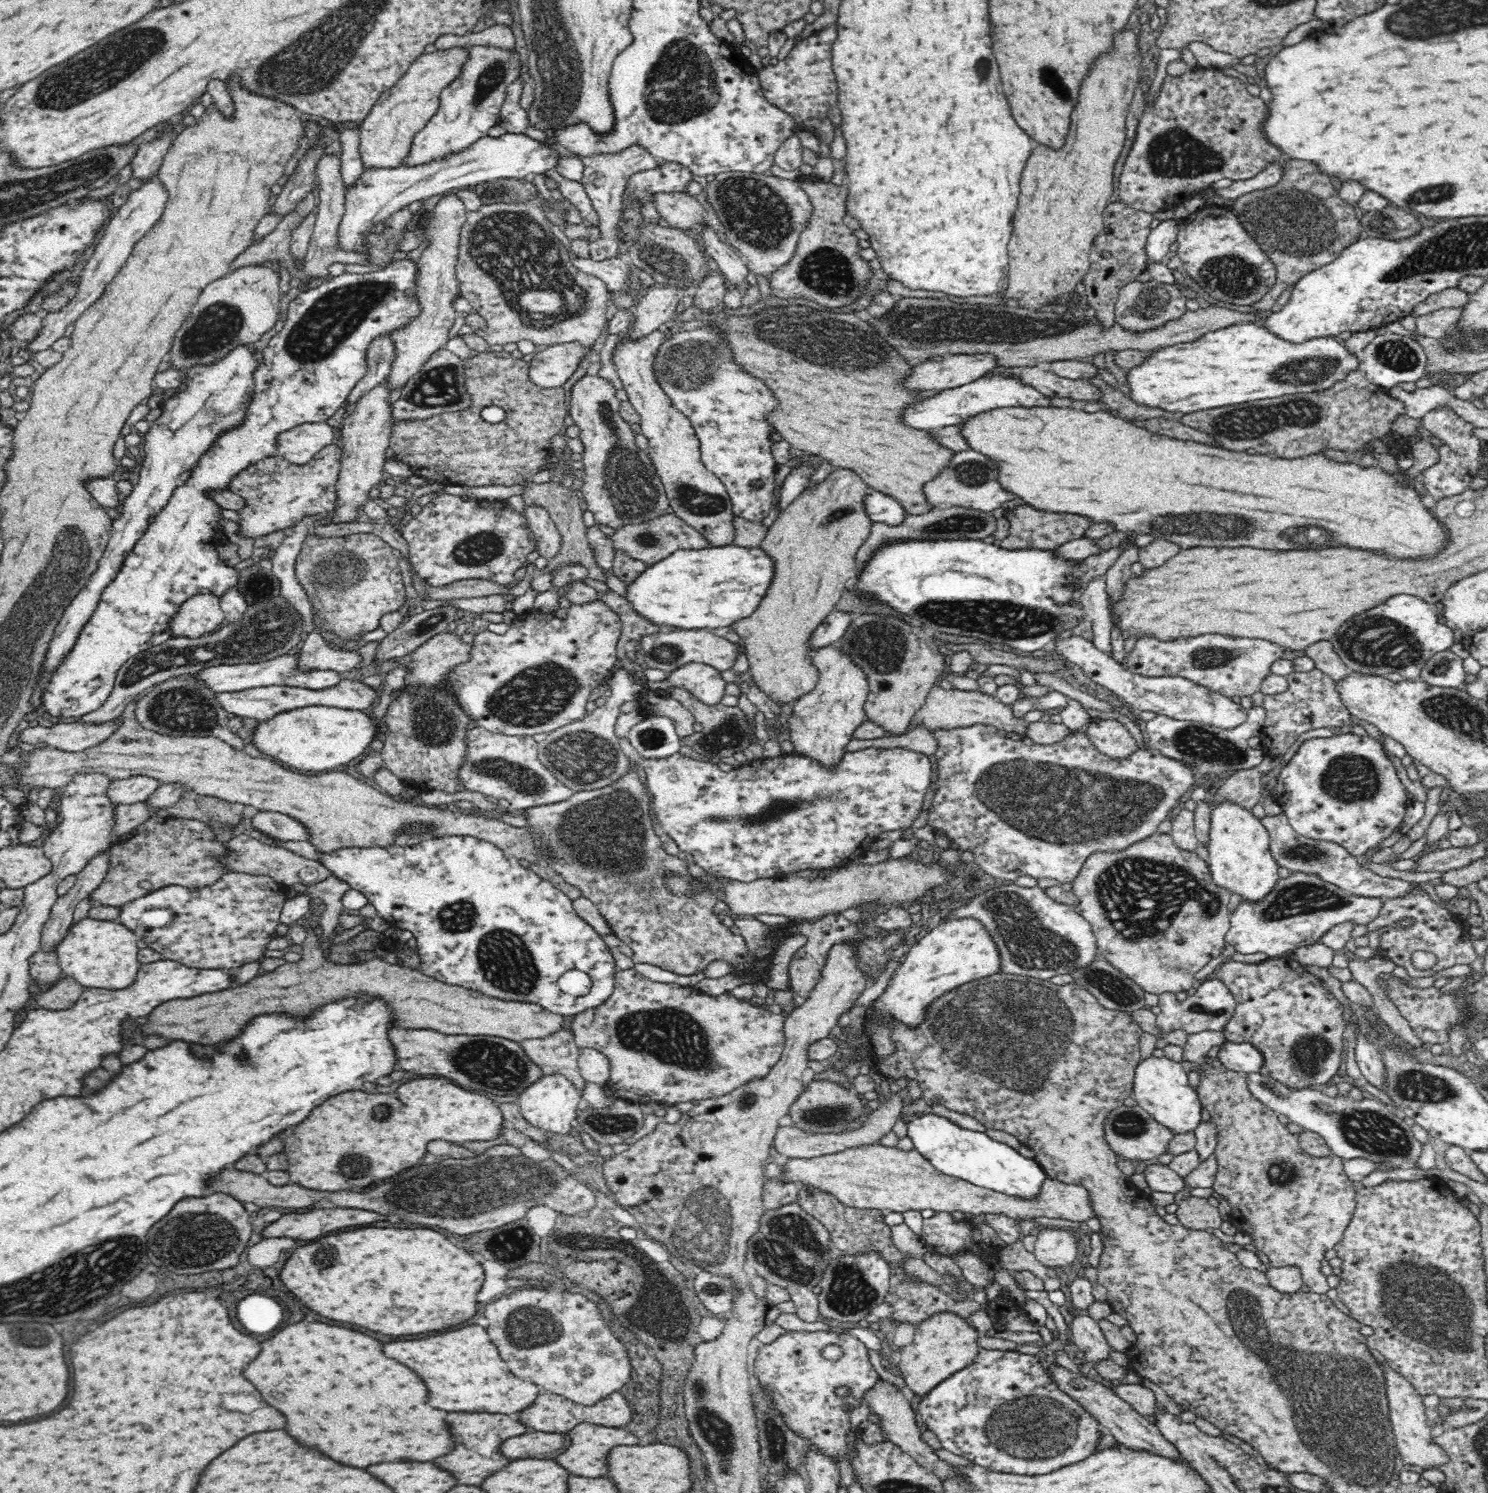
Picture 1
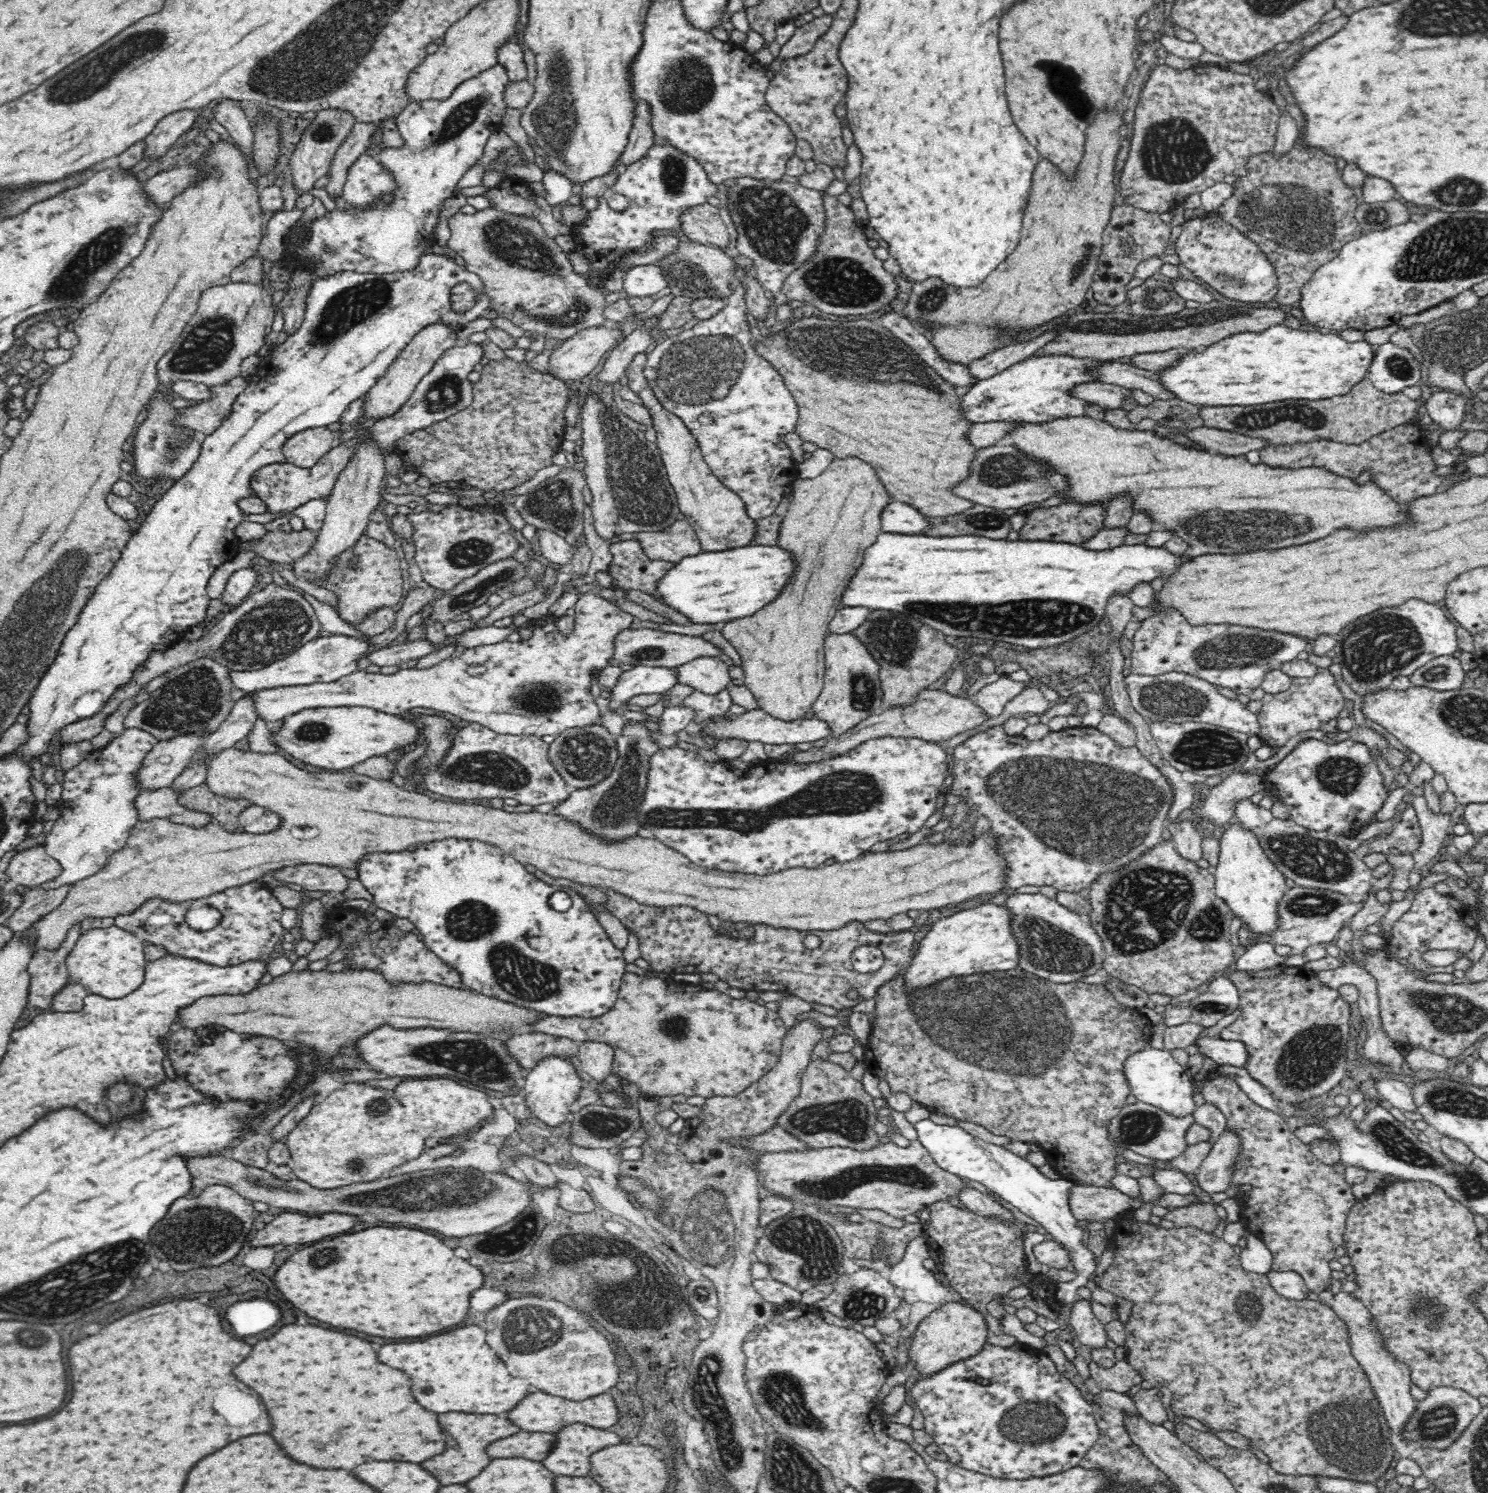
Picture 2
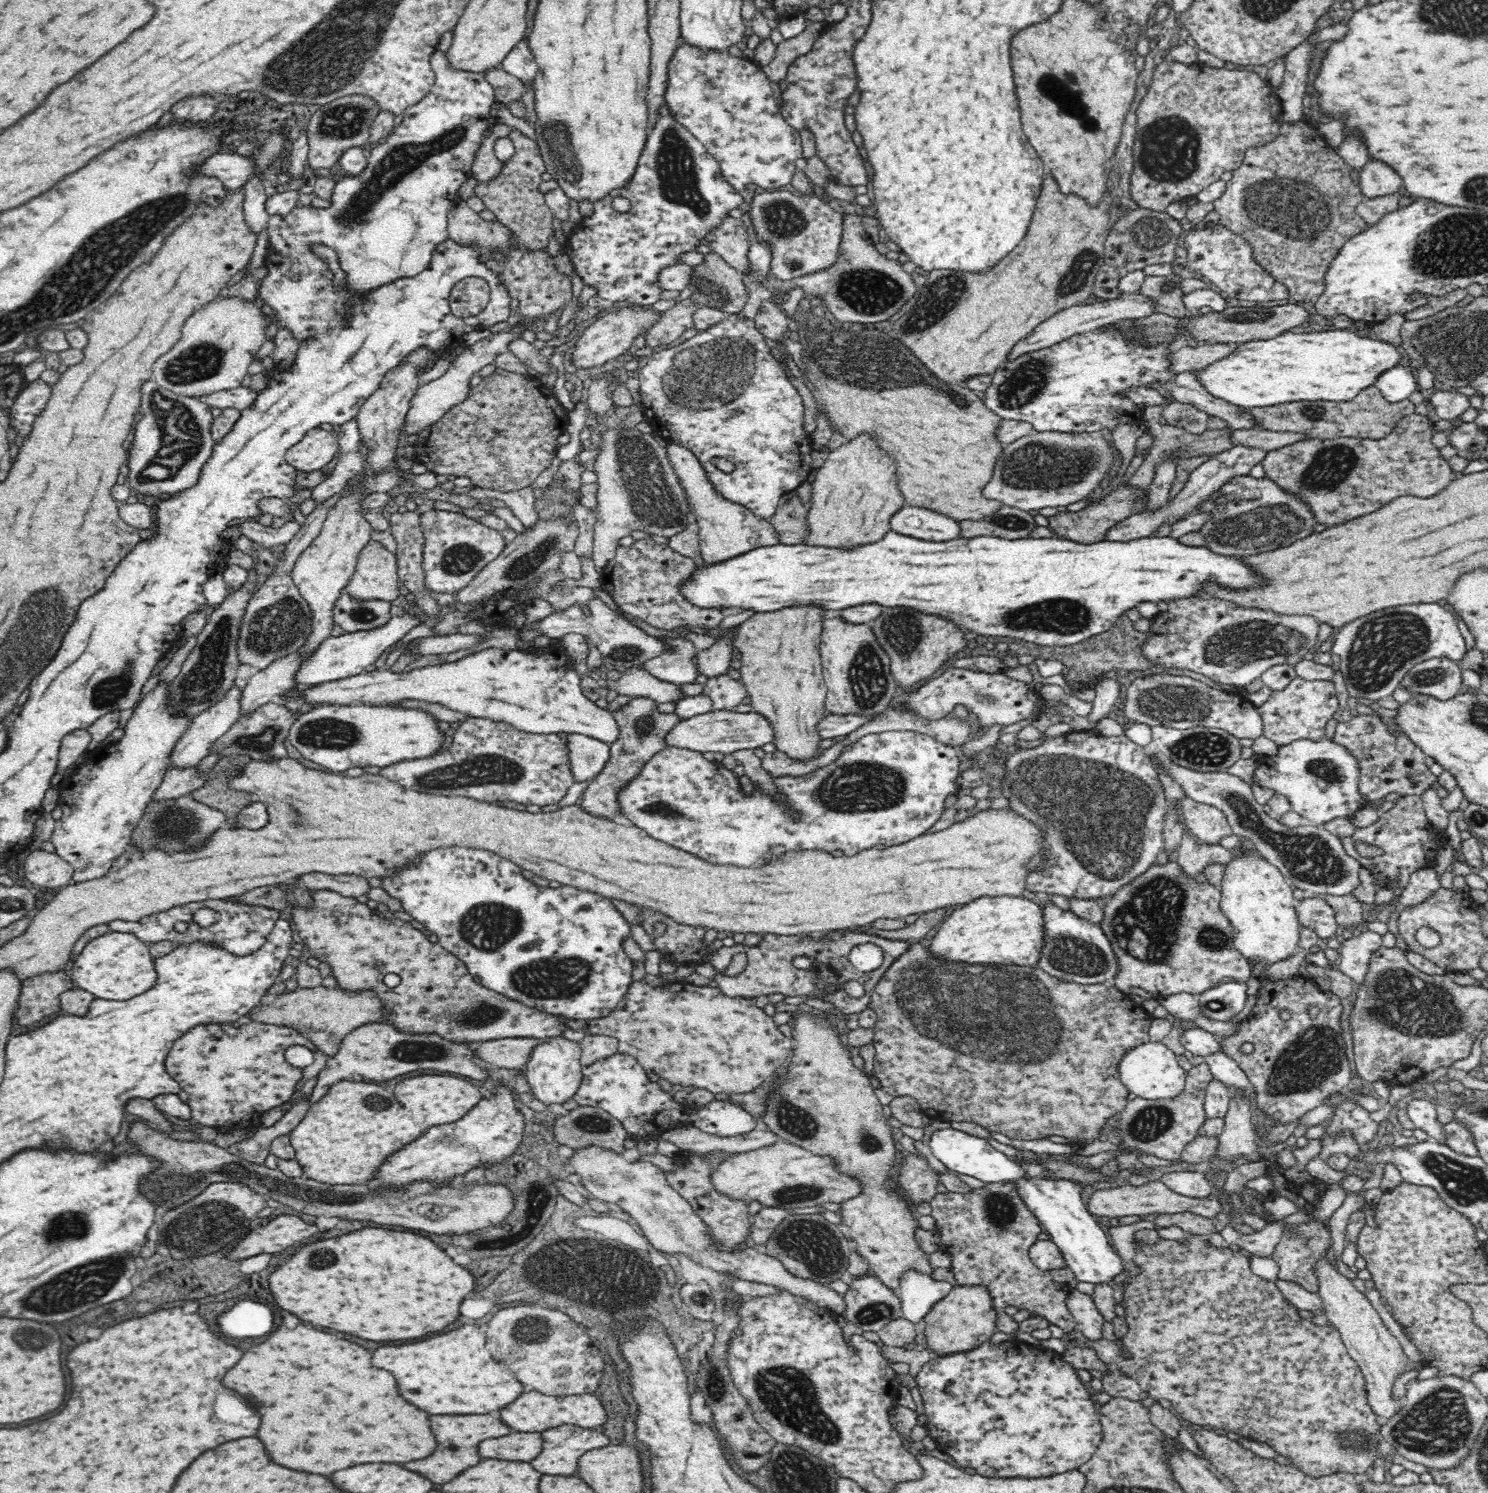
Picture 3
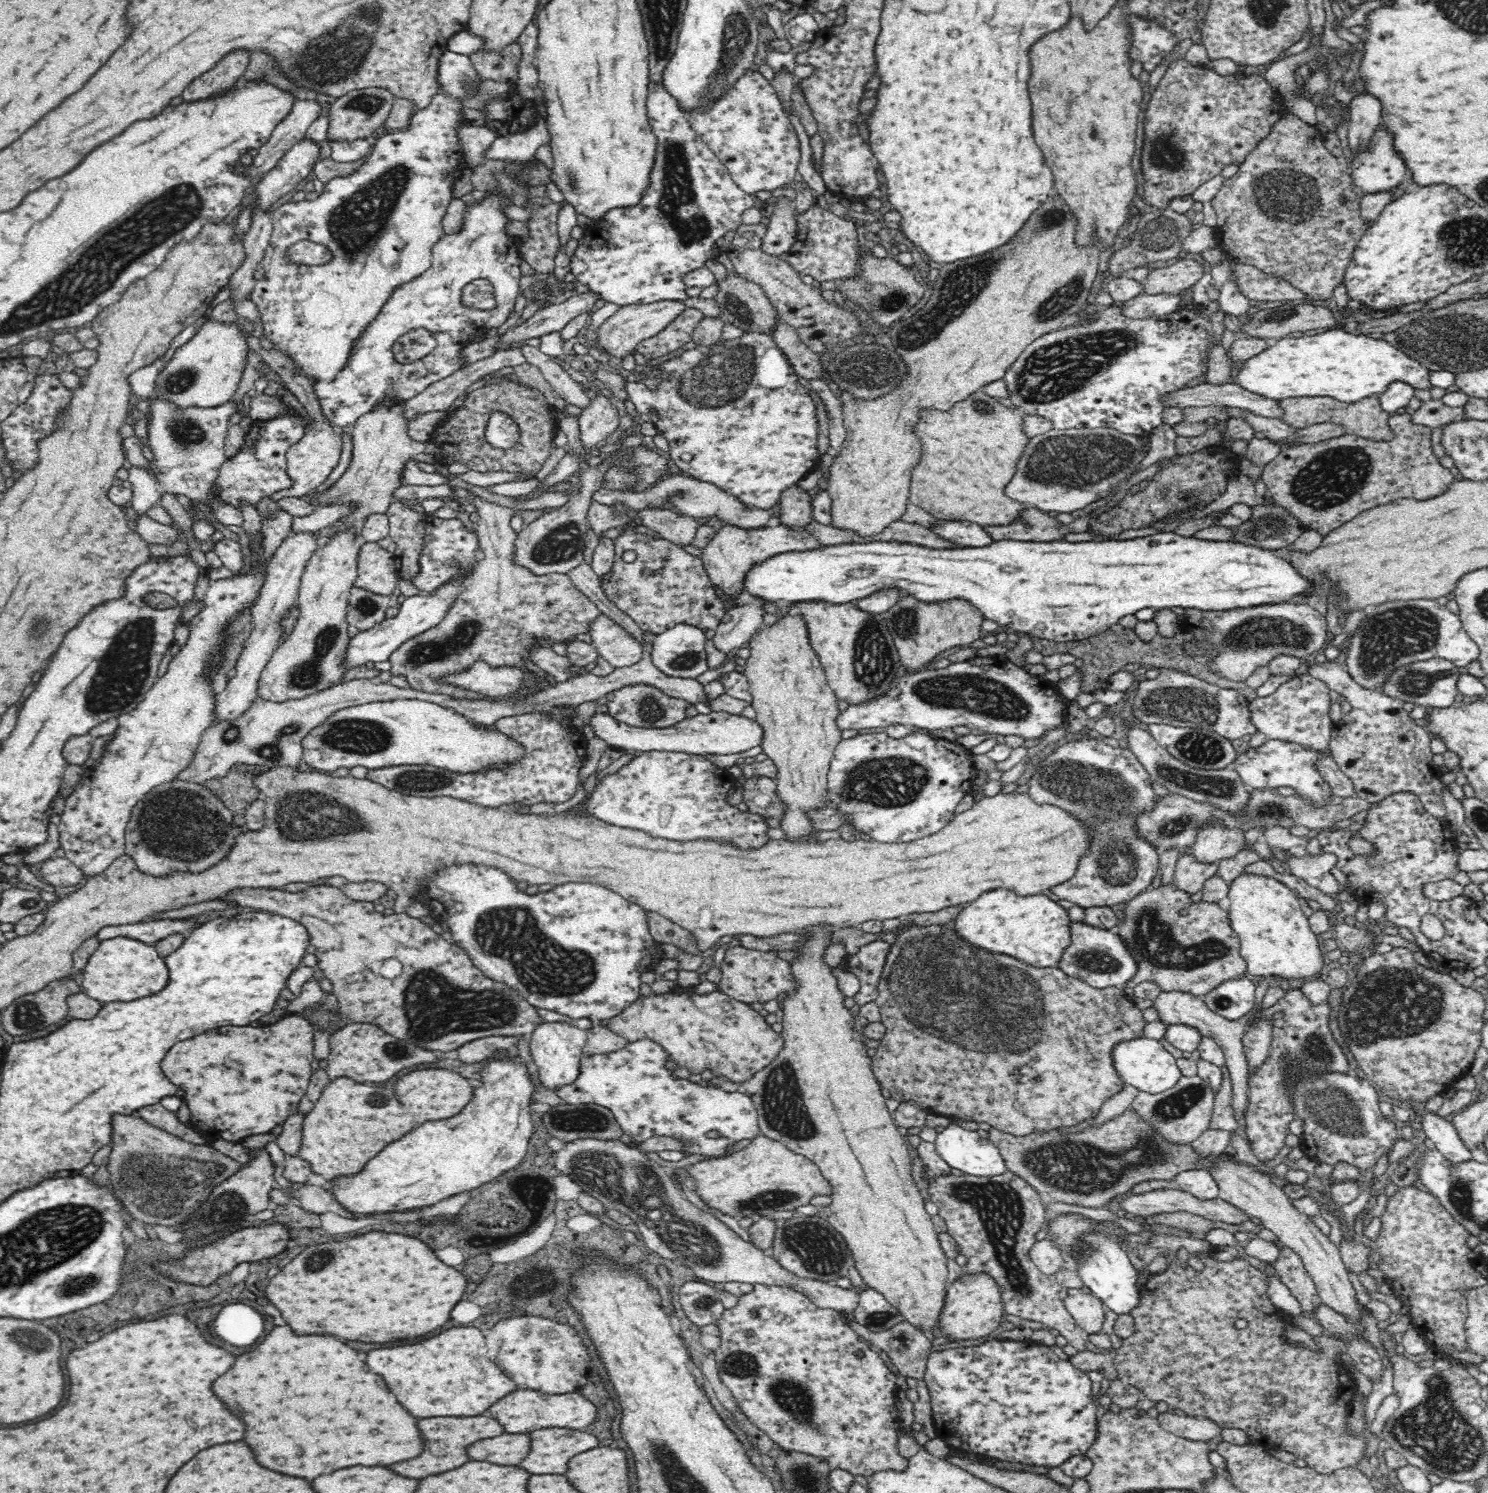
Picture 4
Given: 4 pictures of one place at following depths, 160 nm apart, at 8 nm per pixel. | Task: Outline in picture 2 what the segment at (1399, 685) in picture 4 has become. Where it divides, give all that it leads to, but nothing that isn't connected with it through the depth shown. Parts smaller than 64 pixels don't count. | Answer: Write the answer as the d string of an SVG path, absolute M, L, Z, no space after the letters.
M1453 655L1437 656L1415 670L1409 679L1414 686L1424 686L1434 690L1458 690L1466 678L1460 659Z

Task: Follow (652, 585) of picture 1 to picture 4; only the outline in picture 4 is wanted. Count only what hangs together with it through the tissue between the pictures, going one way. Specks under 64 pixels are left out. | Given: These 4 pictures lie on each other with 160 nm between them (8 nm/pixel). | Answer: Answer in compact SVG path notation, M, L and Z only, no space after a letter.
M1160 531L1158 533L1136 537L1131 539L1110 538L1102 541L1082 541L1069 542L1063 540L1050 540L1050 542L1030 542L1019 540L996 540L990 543L990 546L976 546L974 548L960 547L954 550L942 548L942 550L934 550L934 548L926 548L919 544L912 544L911 542L896 542L890 540L872 540L872 542L846 542L846 544L830 544L821 545L812 550L794 550L792 552L780 552L776 556L770 556L762 562L752 564L752 568L746 572L742 578L742 590L740 593L746 592L754 598L762 599L762 601L769 602L786 602L788 606L793 609L794 604L809 603L822 601L831 604L846 604L856 603L857 600L865 599L867 596L884 589L898 589L898 592L908 592L910 596L918 598L920 602L944 602L944 600L954 600L954 598L964 598L968 600L972 606L976 606L982 616L986 620L994 620L1000 624L1000 630L1007 632L1014 632L1021 635L1028 635L1030 637L1037 636L1044 638L1044 640L1052 640L1054 642L1070 642L1073 640L1087 639L1101 632L1107 631L1111 626L1114 626L1123 616L1128 614L1136 614L1142 608L1155 609L1170 609L1172 606L1180 606L1180 608L1196 608L1198 610L1232 610L1232 608L1250 608L1250 606L1260 606L1260 604L1278 604L1278 602L1286 602L1302 592L1308 590L1308 580L1304 580L1284 558L1276 556L1277 551L1269 551L1254 547L1254 545L1246 545L1238 543L1238 541L1208 541L1200 540L1194 537L1184 537L1176 535L1172 531Z

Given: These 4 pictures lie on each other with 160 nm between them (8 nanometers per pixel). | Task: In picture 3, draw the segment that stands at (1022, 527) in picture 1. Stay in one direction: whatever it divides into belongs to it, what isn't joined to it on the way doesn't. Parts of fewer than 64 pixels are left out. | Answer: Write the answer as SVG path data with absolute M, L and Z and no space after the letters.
M1120 485L1110 494L1104 496L1103 499L1090 502L1085 508L1079 511L1063 511L1058 512L1054 516L1046 517L1047 528L1054 532L1055 536L1061 539L1073 540L1077 543L1090 544L1104 541L1106 530L1110 530L1118 521L1124 520L1134 513L1142 513L1142 508L1147 502L1148 492L1138 491L1136 487L1128 487L1128 485Z

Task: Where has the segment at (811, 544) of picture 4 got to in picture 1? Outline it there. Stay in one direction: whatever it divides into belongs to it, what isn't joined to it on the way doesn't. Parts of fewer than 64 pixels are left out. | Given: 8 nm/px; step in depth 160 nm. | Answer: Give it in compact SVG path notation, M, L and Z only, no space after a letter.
M631 266L628 286L622 291L610 291L609 301L612 313L615 311L631 311L631 318L627 331L618 334L617 342L613 348L611 360L616 373L622 381L629 402L639 414L639 430L648 439L646 455L650 456L651 466L662 481L664 493L668 497L673 515L681 518L686 524L695 528L708 540L712 547L730 545L734 538L734 525L732 518L732 504L724 483L710 472L701 461L701 444L689 418L680 412L664 392L654 373L655 356L666 340L662 329L656 329L646 336L633 338L631 330L635 325L635 303L648 286L652 283L645 272L638 267Z

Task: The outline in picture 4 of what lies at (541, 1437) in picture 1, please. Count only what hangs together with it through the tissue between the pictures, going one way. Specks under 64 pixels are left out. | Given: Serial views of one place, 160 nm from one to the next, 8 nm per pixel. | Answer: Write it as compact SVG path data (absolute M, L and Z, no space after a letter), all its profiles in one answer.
M502 1434L490 1440L480 1440L468 1448L472 1460L486 1460L502 1466L518 1466L530 1454L528 1434Z

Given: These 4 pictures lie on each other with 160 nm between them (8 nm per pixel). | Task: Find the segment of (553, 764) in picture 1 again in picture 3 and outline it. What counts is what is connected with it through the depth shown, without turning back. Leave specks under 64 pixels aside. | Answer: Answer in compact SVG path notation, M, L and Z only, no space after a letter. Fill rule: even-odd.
M661 638L665 644L669 644L673 651L647 660L638 669L644 669L648 675L675 685L693 683L698 676L698 669L694 663L697 652L690 640L682 638ZM584 734L564 736L568 765L576 783L594 780L608 762L611 751L608 743Z

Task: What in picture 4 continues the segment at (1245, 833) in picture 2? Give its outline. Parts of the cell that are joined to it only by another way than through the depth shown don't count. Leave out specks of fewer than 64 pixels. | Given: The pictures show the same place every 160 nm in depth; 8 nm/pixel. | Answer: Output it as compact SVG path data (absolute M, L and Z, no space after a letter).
M1244 872L1229 883L1227 897L1230 899L1228 919L1239 938L1239 953L1247 962L1248 974L1252 976L1275 975L1282 978L1312 978L1322 969L1323 960L1316 933L1310 929L1308 917L1300 909L1298 894L1284 883L1270 876Z

